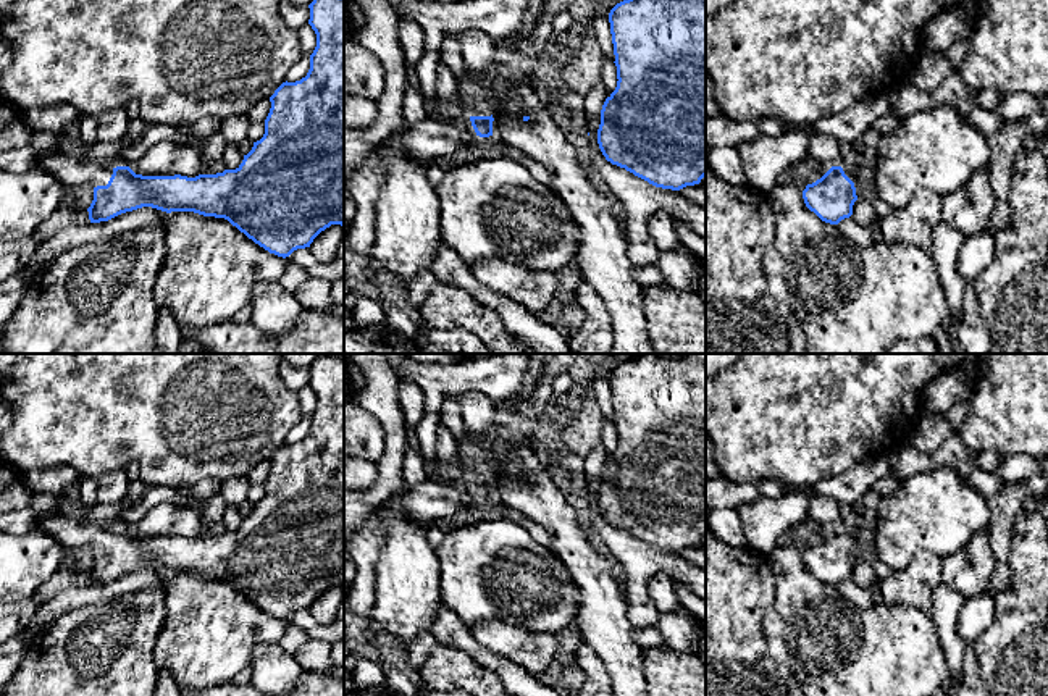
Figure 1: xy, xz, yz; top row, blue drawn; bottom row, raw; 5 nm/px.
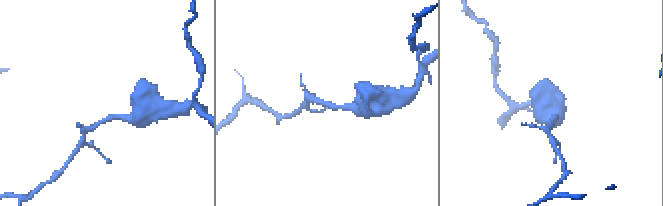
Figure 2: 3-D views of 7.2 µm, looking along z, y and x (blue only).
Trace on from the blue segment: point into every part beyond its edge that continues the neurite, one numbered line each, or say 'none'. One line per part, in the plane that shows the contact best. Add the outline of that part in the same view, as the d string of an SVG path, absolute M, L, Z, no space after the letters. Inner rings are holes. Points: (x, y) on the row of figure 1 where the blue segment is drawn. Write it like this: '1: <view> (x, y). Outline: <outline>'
1: xy (71, 171). Outline: M58 147L47 152L36 152L36 160L37 166L58 179L65 189L107 186L113 174L113 165L65 155Z

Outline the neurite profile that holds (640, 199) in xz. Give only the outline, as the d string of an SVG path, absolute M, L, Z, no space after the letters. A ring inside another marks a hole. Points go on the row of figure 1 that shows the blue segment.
M602 84L591 87L585 97L588 140L593 152L594 171L604 179L627 212L625 233L630 262L638 268L656 268L660 252L648 231L649 216L664 210L673 220L683 221L693 233L706 239L706 207L691 203L678 191L656 187L606 160L597 144L601 110L606 99L606 87Z

